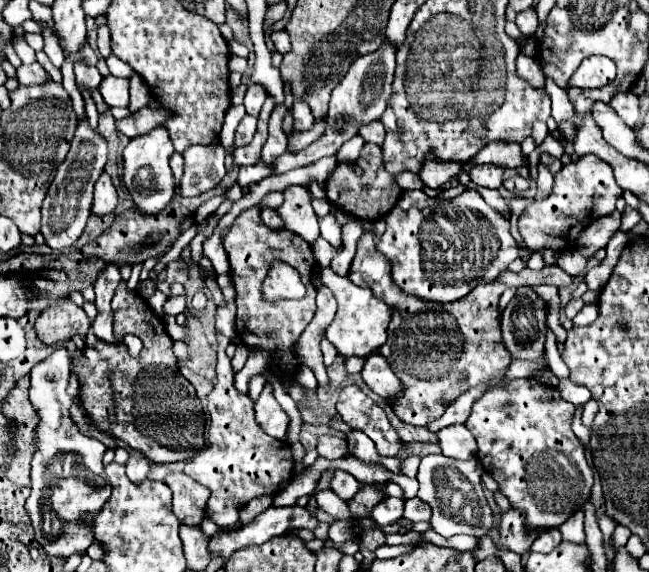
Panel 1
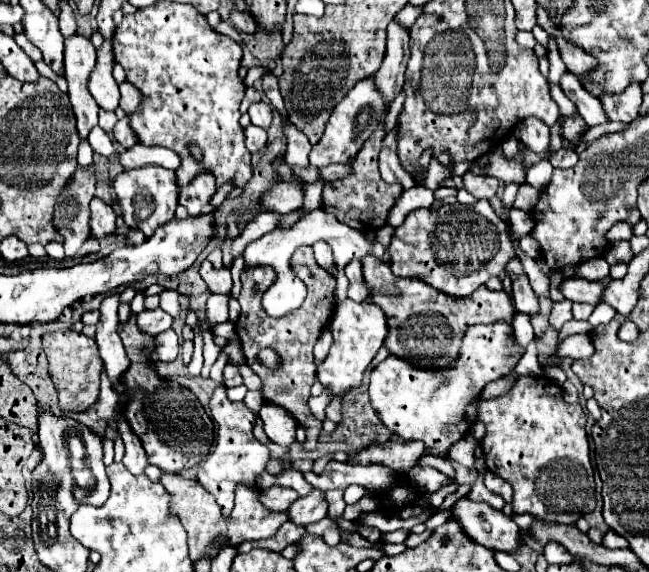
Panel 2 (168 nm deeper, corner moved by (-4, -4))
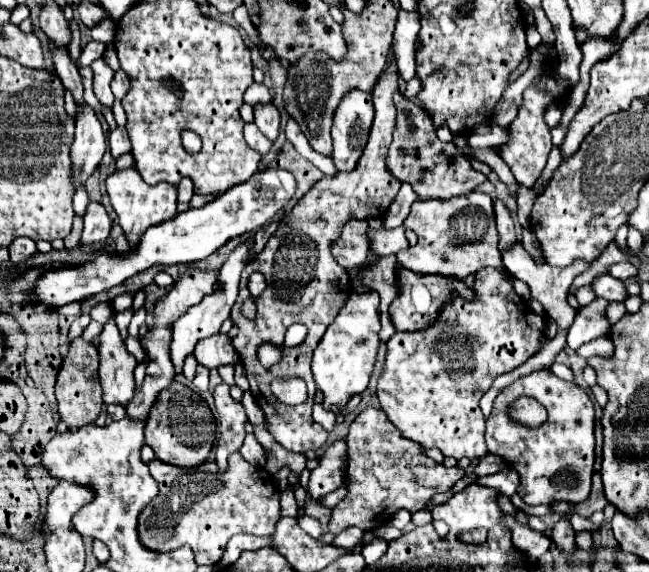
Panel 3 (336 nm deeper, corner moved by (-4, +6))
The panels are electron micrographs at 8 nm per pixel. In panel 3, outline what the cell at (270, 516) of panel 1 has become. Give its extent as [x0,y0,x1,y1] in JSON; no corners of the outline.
[309,439,347,501]

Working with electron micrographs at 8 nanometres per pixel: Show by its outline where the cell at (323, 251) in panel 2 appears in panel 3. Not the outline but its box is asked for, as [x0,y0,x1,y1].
[333,221,369,269]

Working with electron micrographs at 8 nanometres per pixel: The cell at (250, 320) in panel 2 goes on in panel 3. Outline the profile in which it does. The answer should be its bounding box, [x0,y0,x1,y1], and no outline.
[231,65,401,453]

